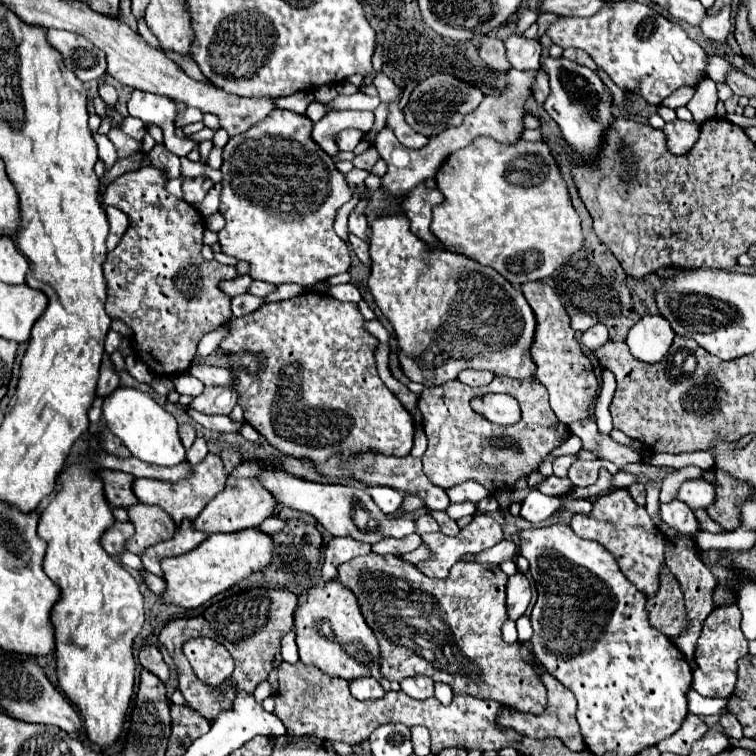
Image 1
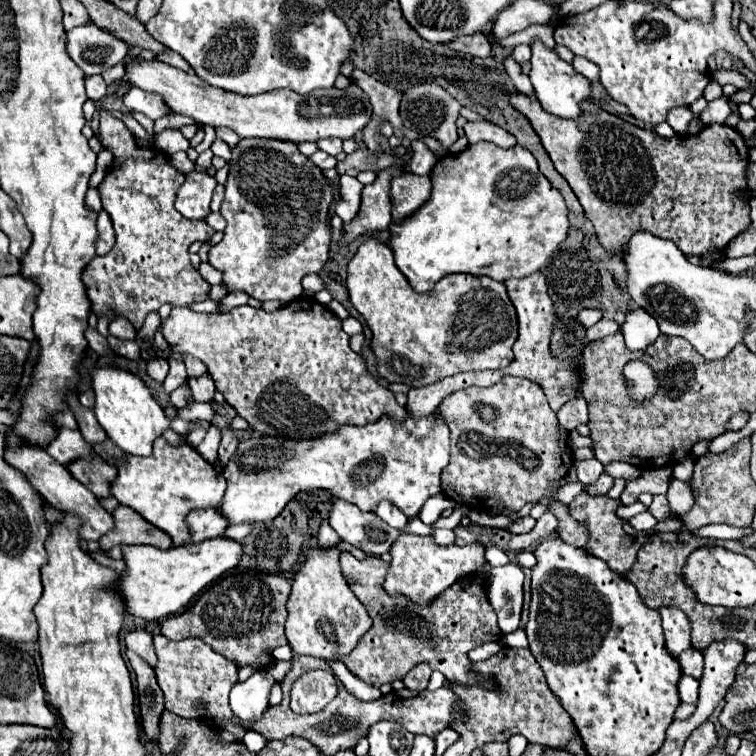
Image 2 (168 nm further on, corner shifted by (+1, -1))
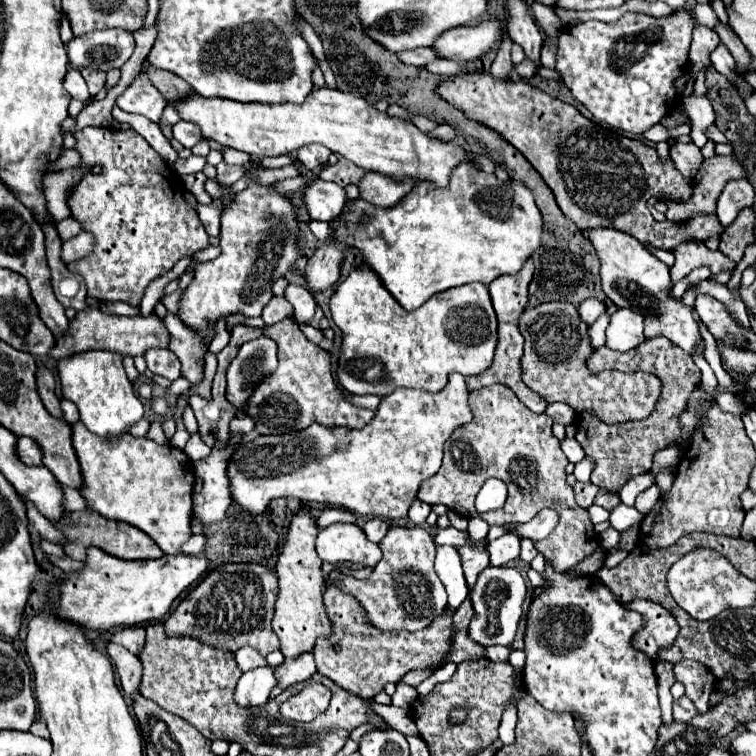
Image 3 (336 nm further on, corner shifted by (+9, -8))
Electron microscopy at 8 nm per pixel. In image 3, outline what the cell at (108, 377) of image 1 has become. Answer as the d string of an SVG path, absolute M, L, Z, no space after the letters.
M61 399L61 409L63 409L63 421L73 425L75 421L79 421L79 411L75 409L75 405L71 405L71 401Z

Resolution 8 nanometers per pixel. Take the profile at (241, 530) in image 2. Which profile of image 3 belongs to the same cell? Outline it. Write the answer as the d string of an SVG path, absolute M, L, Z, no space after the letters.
M193 535L191 541L187 541L181 547L181 555L201 555L201 551L205 549L205 537L203 535Z

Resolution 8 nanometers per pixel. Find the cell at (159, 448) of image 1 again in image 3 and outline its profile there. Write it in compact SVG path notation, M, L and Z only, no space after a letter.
M85 351L65 357L57 363L57 373L61 379L63 397L77 405L83 425L99 437L119 437L127 433L127 427L135 425L143 417L143 405L133 395L133 385L129 383L123 369L123 355L113 351Z

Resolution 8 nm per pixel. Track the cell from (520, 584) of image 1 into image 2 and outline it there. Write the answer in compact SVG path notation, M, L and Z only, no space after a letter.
M513 562L503 568L493 568L489 572L489 580L487 580L487 598L489 598L491 606L495 606L501 632L509 634L509 632L517 630L519 618L521 618L521 608L523 608L523 570Z

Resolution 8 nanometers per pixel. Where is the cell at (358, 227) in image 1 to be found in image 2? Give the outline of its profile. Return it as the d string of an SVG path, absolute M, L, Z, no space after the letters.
M355 176L339 178L339 200L335 204L335 214L343 218L343 222L353 222L359 214L361 206L361 190L363 184Z

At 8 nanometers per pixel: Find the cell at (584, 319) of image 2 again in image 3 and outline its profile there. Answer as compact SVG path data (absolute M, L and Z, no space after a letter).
M585 299L581 305L579 305L579 315L583 317L585 323L595 323L595 319L605 311L605 305L603 301L599 299Z

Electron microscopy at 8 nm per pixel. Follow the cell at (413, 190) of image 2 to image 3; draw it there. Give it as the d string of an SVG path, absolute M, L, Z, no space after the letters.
M365 173L359 179L357 187L365 201L379 205L379 207L389 207L389 205L399 203L413 189L413 181L395 183L379 173Z

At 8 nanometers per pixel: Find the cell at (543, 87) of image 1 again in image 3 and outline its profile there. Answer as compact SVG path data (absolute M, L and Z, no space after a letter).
M503 33L503 39L499 43L499 49L497 49L497 57L491 65L491 75L495 79L509 79L509 71L513 67L513 61L511 61L511 37L507 37L507 33Z

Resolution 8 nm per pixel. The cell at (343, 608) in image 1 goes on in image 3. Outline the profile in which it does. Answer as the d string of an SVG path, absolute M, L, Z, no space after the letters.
M299 509L289 523L287 537L281 545L277 557L277 579L279 579L279 597L275 603L273 629L281 641L281 653L285 657L299 657L305 651L311 651L317 637L327 637L331 623L323 609L323 571L321 559L315 553L315 537L319 533L315 513Z

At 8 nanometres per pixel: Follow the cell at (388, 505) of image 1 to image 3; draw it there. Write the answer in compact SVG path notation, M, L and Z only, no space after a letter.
M373 517L373 519L367 519L367 523L363 525L363 531L365 531L365 535L367 535L369 541L379 543L381 537L385 537L385 533L389 531L389 525L383 519Z

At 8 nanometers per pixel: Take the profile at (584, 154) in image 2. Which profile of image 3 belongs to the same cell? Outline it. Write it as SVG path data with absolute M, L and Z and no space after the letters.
M473 71L465 75L453 75L445 81L441 81L435 87L435 93L445 99L451 107L459 109L467 119L485 125L487 129L493 129L499 133L509 145L513 145L531 165L533 169L543 177L543 181L549 185L549 189L555 195L555 201L565 217L569 217L581 231L597 229L597 227L613 227L623 233L633 235L639 241L649 241L651 245L659 249L673 251L679 243L687 241L705 241L711 235L721 235L723 227L719 225L717 215L695 215L683 225L675 225L673 221L655 221L647 209L647 201L657 195L675 197L681 201L687 201L691 197L691 185L683 175L675 169L673 161L661 163L657 159L657 151L643 141L623 137L615 131L609 131L589 119L585 119L573 105L567 105L555 97L549 97L541 89L529 85L529 83L513 83L513 81L497 81L487 71Z

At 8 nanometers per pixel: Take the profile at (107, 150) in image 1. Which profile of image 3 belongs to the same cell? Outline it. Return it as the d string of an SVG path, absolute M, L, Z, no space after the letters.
M69 149L64 151L60 157L50 164L50 170L61 171L68 168L78 166L81 162L81 156L75 149Z

